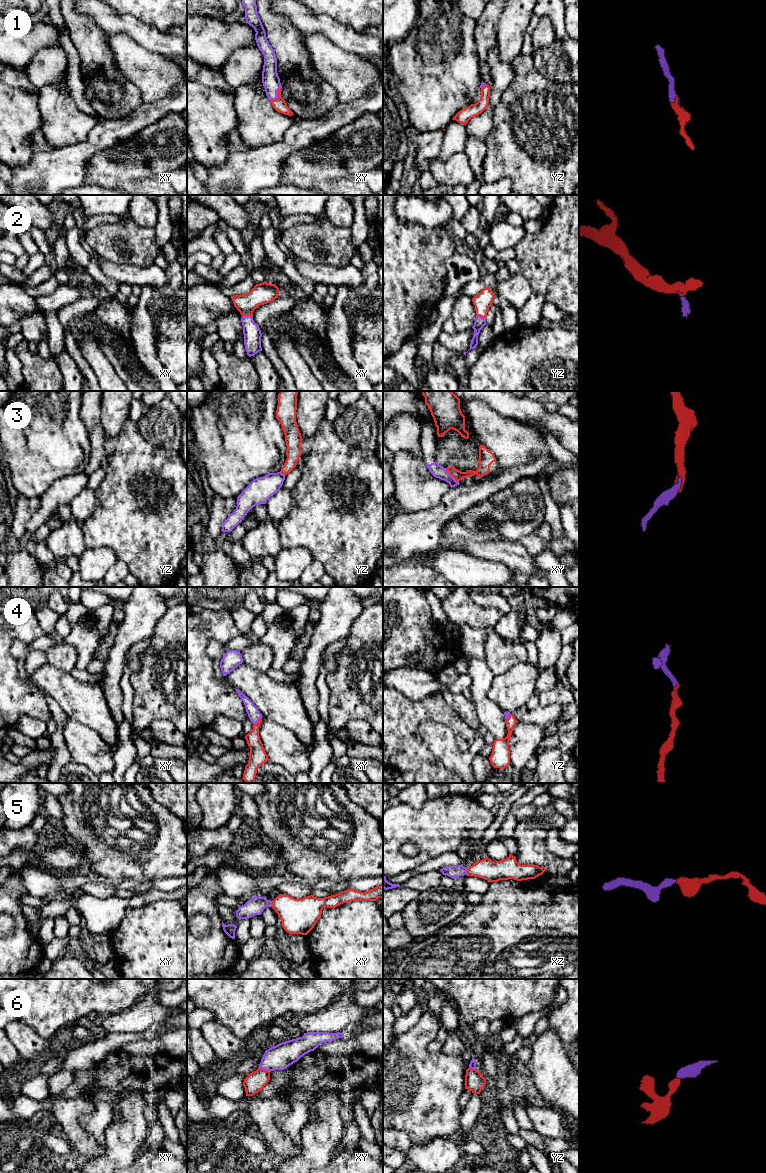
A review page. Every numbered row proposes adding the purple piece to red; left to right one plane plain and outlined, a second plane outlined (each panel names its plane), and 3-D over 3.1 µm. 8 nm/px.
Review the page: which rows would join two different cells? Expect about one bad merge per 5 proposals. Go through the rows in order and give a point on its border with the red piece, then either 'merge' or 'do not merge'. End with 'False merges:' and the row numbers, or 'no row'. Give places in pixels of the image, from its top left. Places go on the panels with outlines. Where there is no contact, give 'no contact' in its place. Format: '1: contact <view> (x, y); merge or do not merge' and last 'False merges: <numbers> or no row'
1: contact xy (277, 94); merge
2: contact xy (247, 315); merge
3: contact xy (451, 475); do not merge
4: contact xy (258, 721); merge
5: contact xz (467, 871); merge
6: contact xy (263, 1069); merge
False merges: 3

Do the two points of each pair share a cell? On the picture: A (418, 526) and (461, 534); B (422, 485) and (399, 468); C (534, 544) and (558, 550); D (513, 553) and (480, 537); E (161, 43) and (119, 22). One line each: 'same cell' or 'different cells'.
A: different cells
B: same cell
C: same cell
D: different cells
E: same cell

